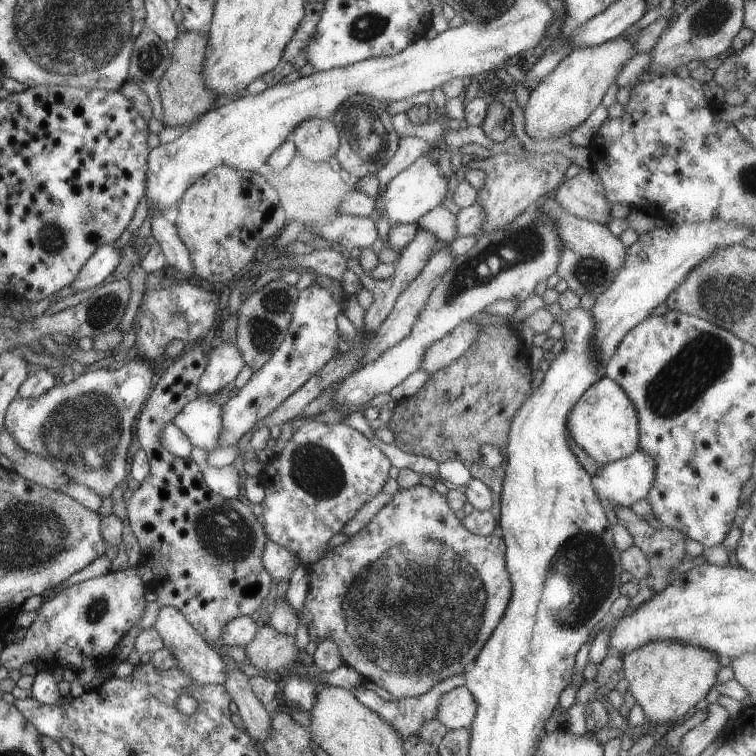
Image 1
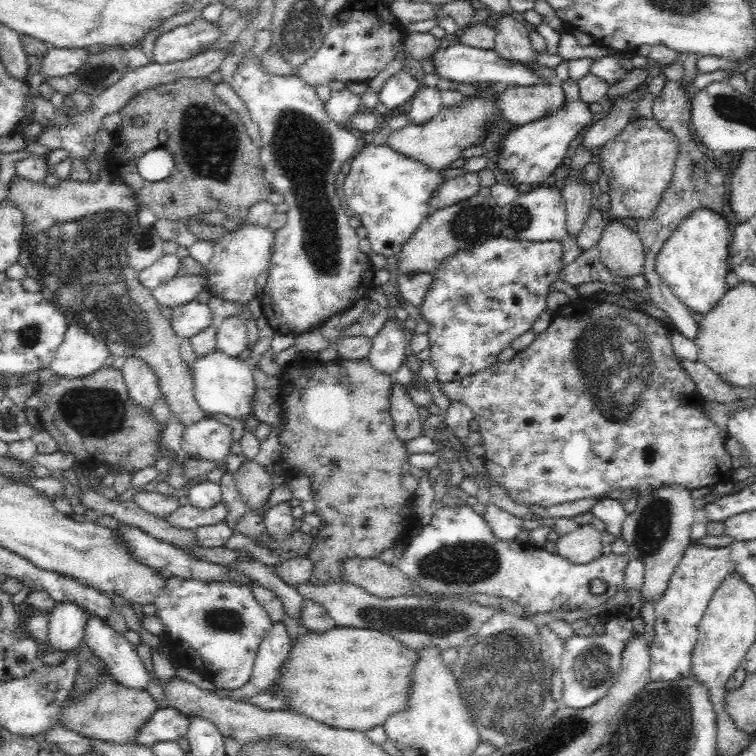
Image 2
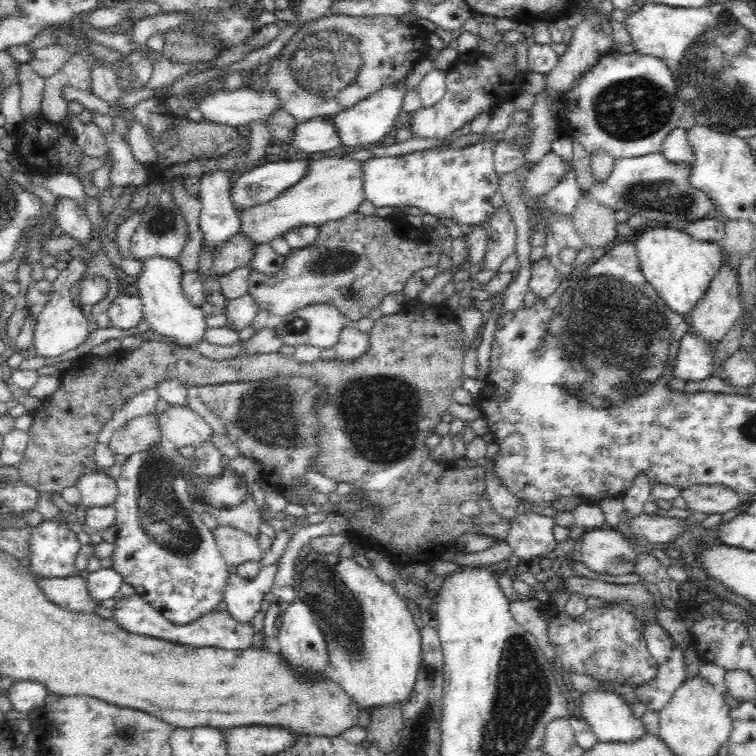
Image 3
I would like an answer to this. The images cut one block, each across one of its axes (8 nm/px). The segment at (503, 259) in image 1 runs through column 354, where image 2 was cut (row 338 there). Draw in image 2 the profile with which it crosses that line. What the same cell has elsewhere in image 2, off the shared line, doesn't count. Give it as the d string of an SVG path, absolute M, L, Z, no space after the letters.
M386 318L382 328L372 336L367 359L377 371L393 376L404 363L406 347L409 346L404 334L396 321Z

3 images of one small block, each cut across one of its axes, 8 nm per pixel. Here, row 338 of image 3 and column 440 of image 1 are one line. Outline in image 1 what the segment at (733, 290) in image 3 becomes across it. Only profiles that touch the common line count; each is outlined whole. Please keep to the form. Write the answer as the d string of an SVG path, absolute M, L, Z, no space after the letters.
M465 685L453 687L440 698L436 718L446 730L469 727L476 713L473 695Z

